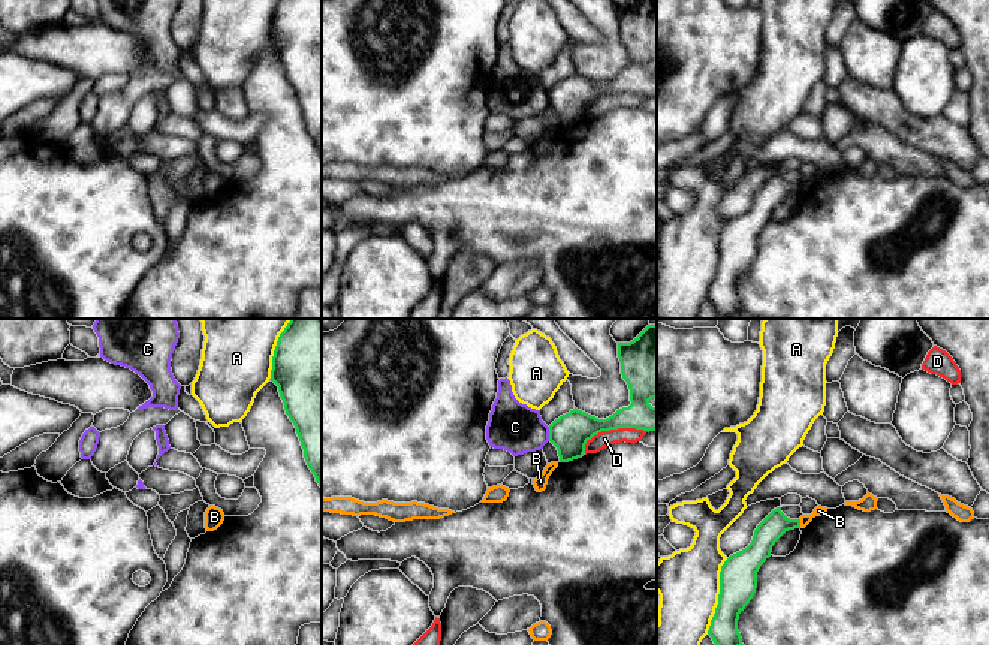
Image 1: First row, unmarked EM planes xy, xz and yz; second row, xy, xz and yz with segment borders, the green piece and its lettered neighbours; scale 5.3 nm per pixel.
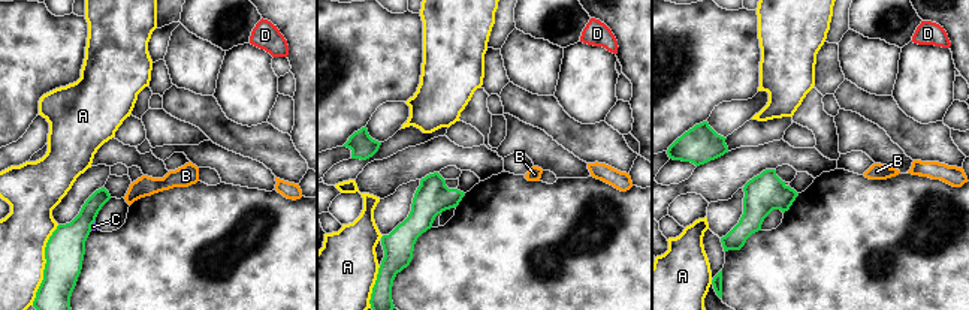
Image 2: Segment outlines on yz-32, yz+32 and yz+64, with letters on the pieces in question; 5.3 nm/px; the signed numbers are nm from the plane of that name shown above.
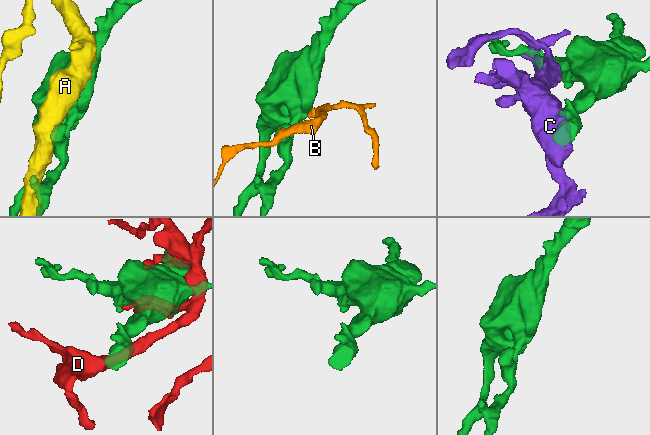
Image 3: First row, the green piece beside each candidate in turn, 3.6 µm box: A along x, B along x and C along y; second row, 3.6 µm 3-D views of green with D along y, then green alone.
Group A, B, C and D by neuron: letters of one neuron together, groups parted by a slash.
A / B / C / D

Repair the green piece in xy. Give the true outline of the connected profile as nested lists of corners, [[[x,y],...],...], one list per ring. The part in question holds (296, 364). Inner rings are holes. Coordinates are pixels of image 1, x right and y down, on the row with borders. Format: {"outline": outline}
{"outline": [[[290,319],[278,337],[269,380],[278,386],[305,462],[322,488],[322,319]]]}

